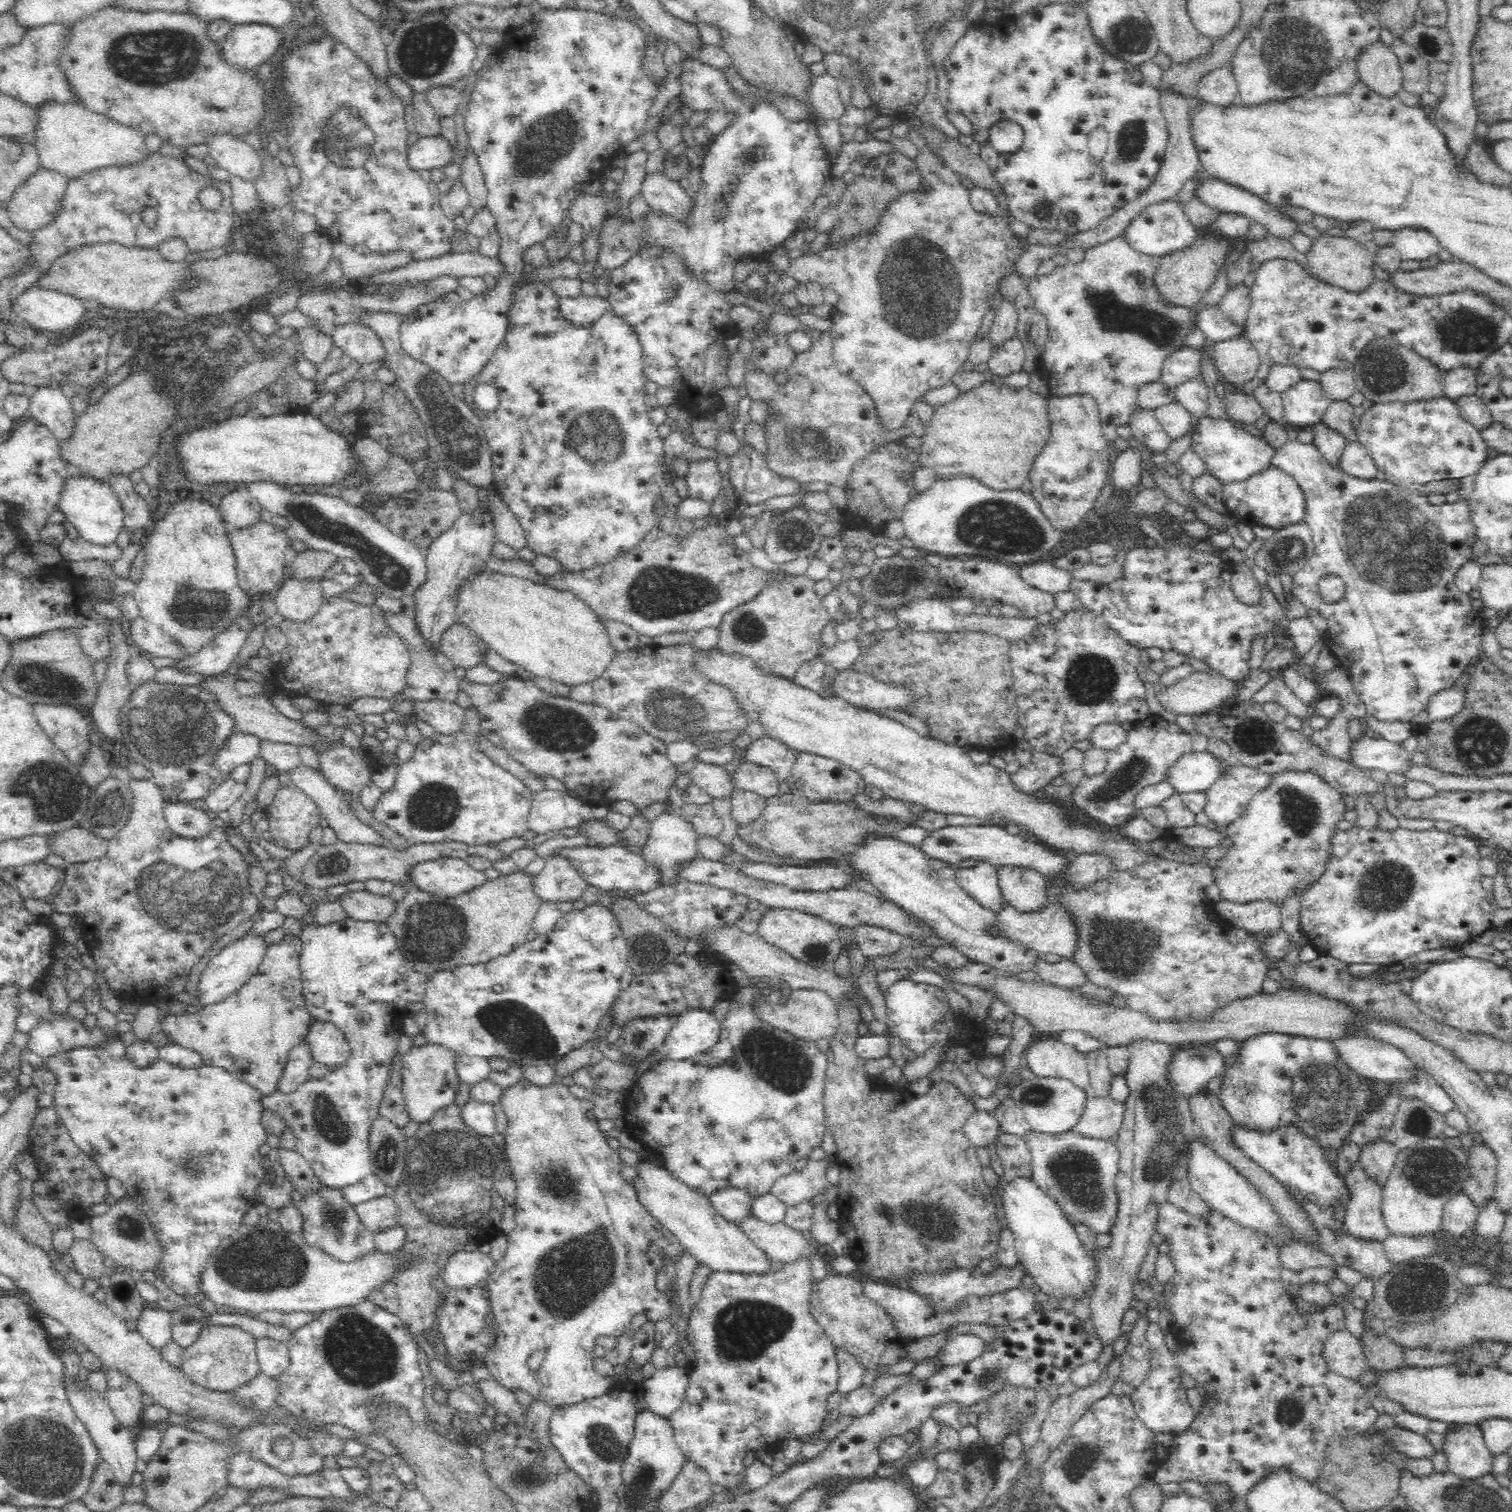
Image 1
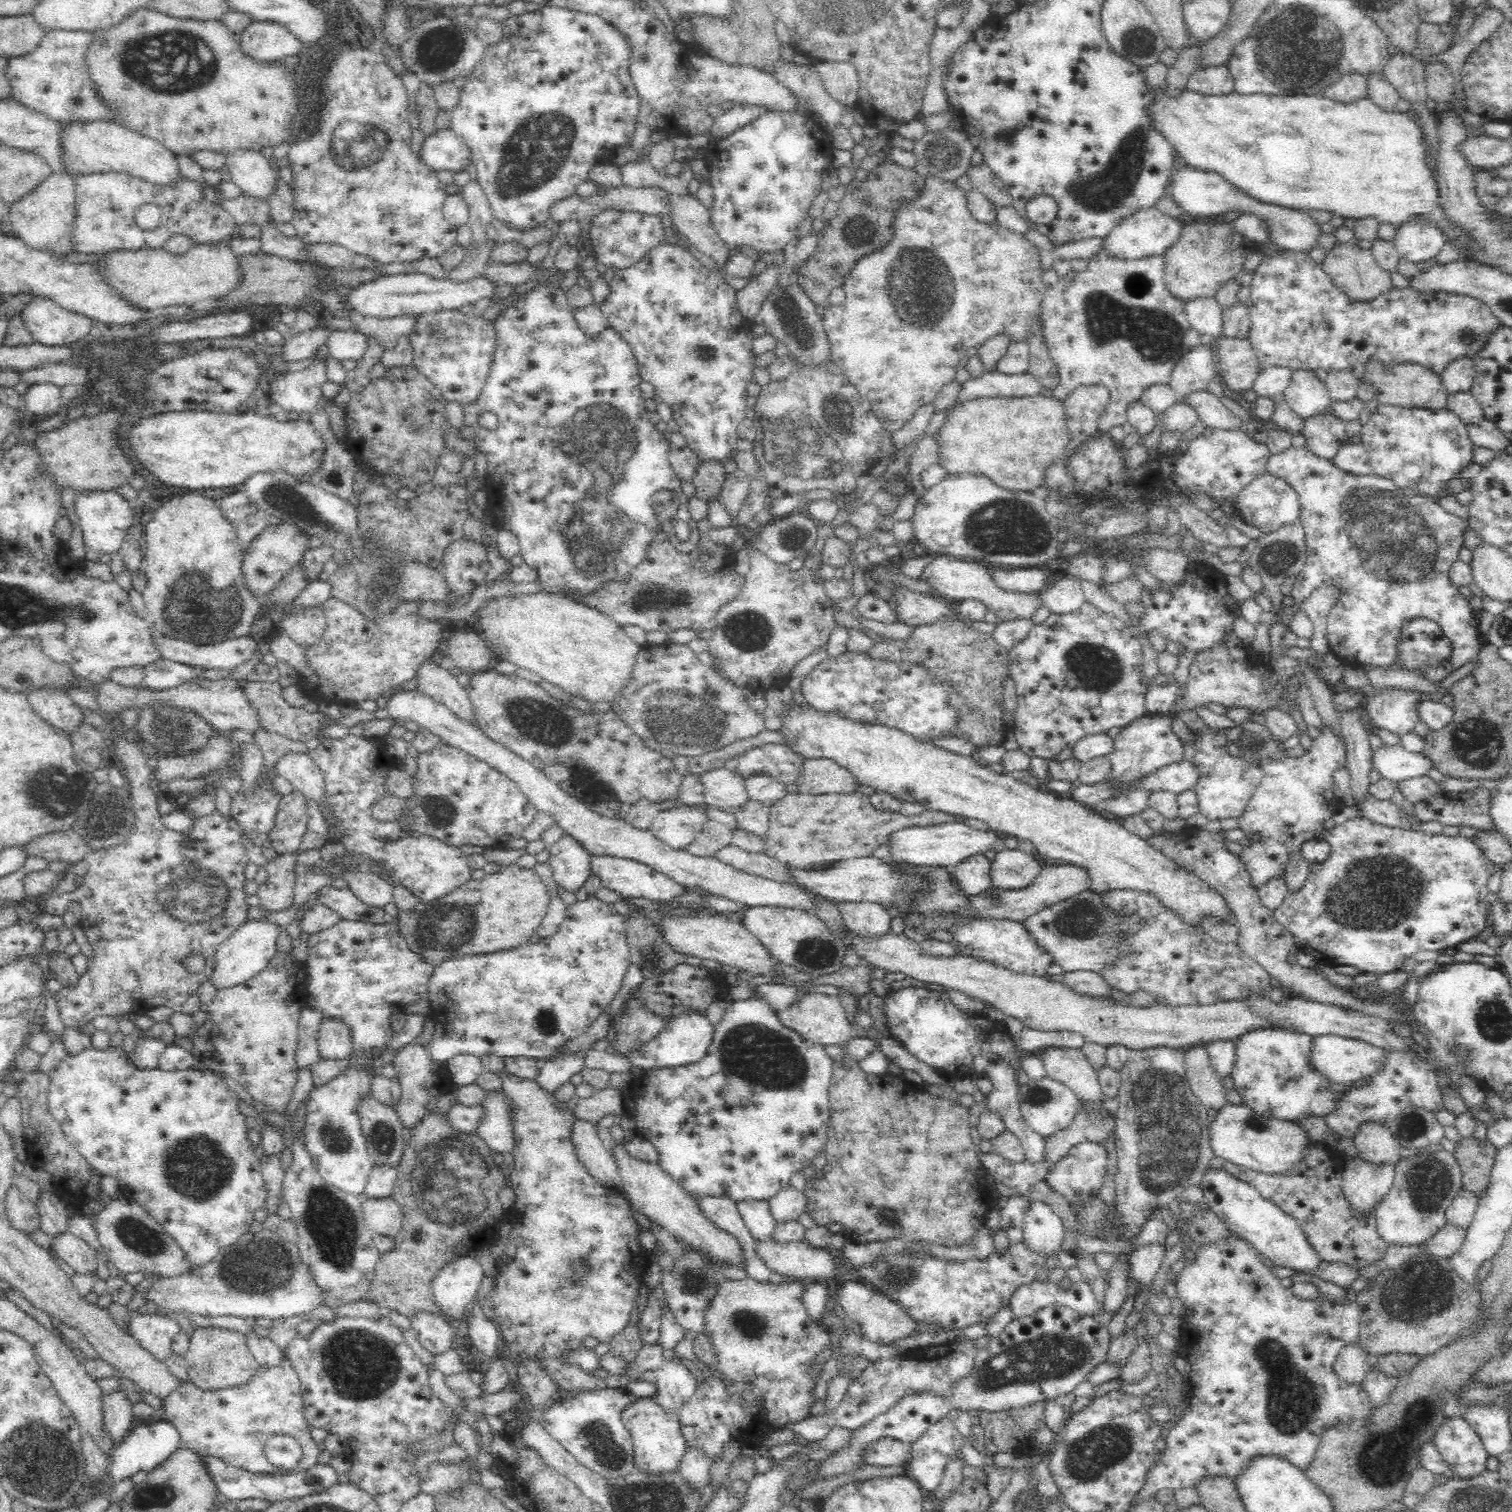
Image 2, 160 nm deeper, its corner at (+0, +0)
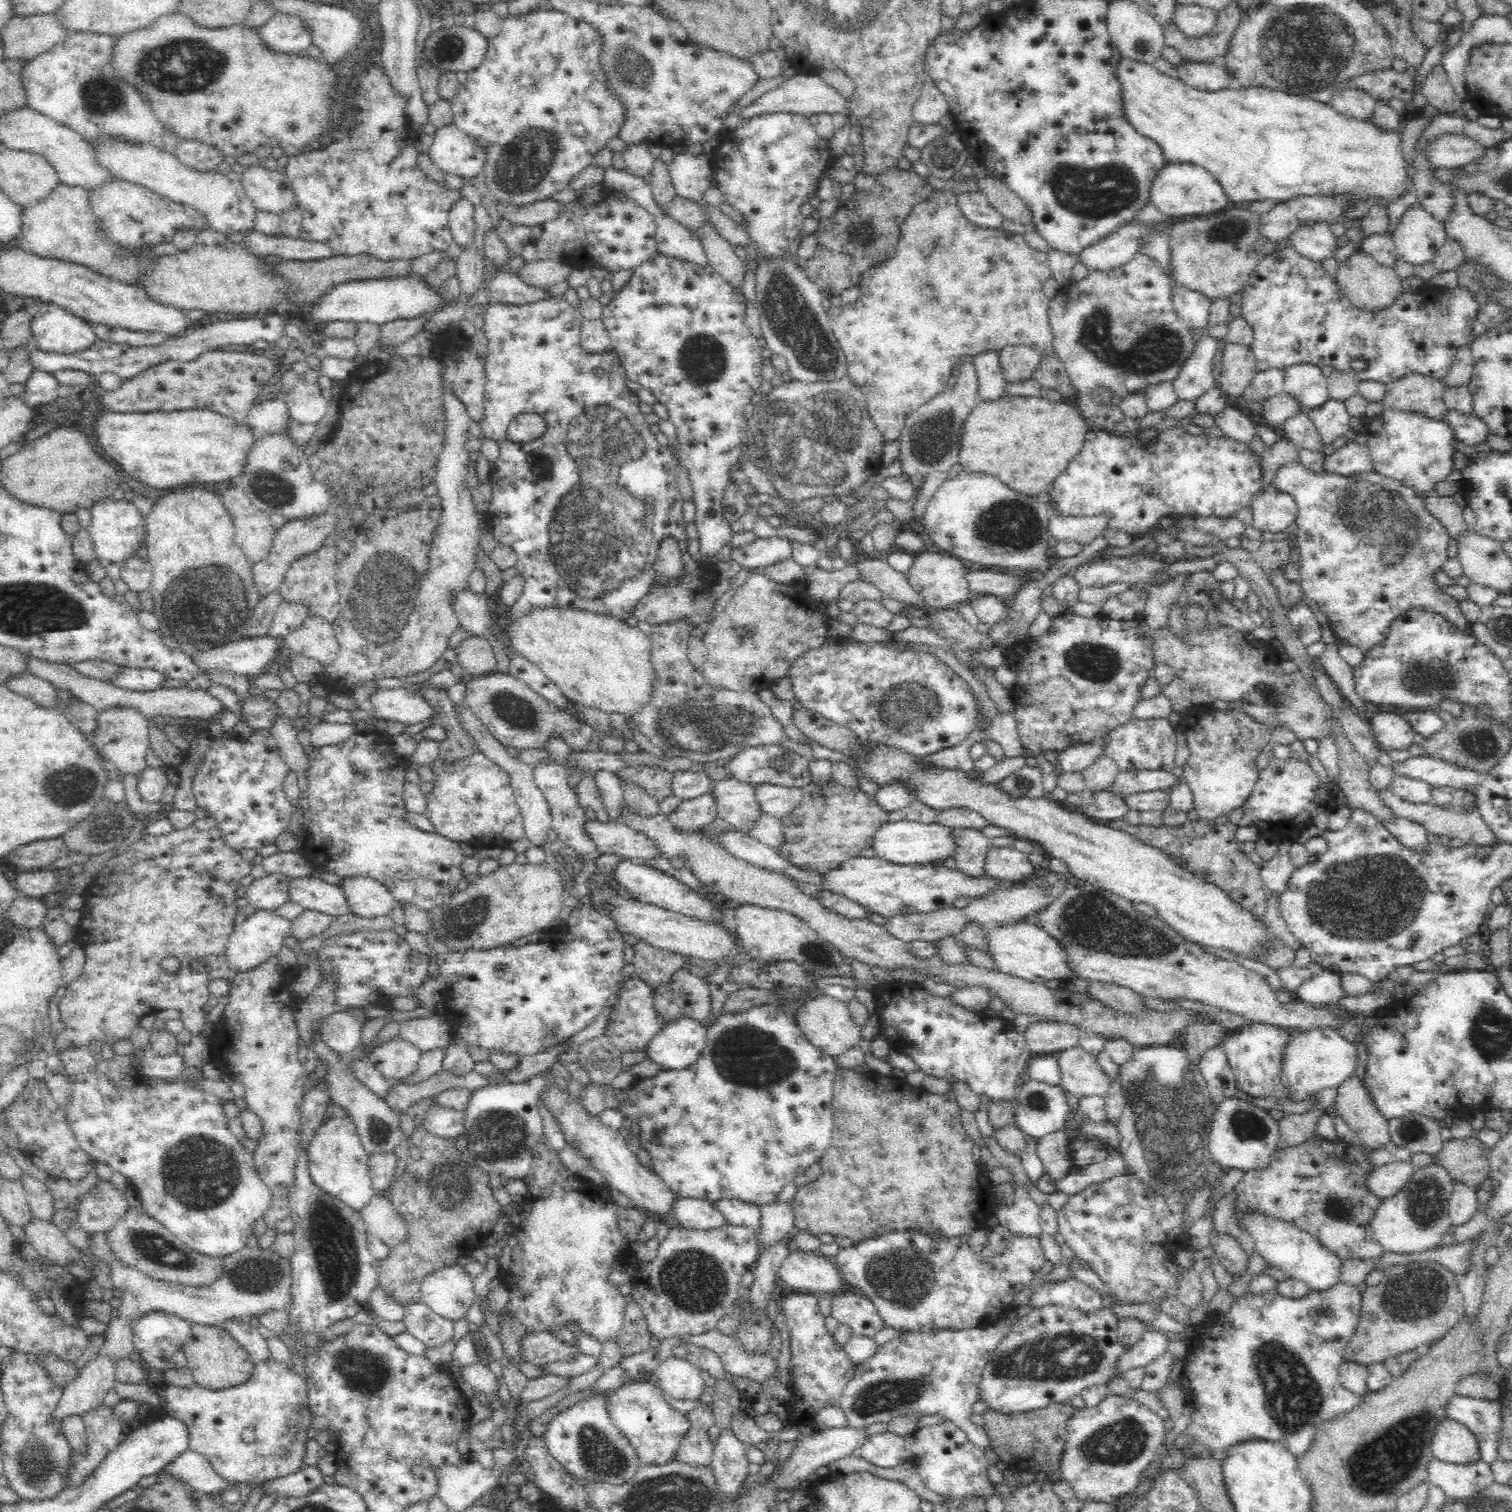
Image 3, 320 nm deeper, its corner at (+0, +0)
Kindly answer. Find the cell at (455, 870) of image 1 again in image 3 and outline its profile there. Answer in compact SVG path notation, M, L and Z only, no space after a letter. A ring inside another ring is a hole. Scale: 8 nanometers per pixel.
M356 732L340 744L315 747L309 754L308 788L310 824L302 848L313 869L321 869L344 878L350 875L372 877L390 889L394 900L412 903L427 911L451 899L462 872L462 854L459 843L444 836L425 832L406 820L406 808L401 795L409 764L391 749L391 738L383 732Z

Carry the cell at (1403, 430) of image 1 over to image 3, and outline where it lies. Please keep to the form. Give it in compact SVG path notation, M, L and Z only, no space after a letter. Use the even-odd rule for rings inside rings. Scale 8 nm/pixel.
M1383 409L1382 413L1376 418L1373 418L1369 426L1371 432L1368 435L1367 448L1369 449L1370 461L1373 467L1372 472L1376 472L1378 475L1386 476L1387 478L1396 480L1398 483L1406 487L1411 487L1415 492L1420 490L1420 495L1432 494L1432 490L1435 490L1436 484L1446 479L1450 479L1455 476L1454 469L1454 452L1456 452L1456 435L1454 435L1454 429L1450 427L1450 423L1446 421L1446 417L1440 419L1434 419L1429 416L1424 416L1422 413L1417 412L1406 412L1402 409Z

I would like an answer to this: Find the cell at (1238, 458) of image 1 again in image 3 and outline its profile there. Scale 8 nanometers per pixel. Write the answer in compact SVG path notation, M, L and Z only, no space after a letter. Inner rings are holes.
M1175 425L1164 428L1157 435L1149 435L1146 441L1140 441L1138 435L1139 432L1116 436L1110 431L1086 431L1080 452L1048 489L1052 502L1058 504L1067 516L1110 514L1108 526L1137 537L1158 527L1163 517L1171 515L1234 517L1240 509L1249 506L1254 494L1263 486L1261 456L1246 441L1224 436L1190 435Z

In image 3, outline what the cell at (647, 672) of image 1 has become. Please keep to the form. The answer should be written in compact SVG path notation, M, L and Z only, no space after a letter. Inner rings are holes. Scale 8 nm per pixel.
M666 622L652 628L649 663L654 679L651 680L649 699L627 717L632 726L664 753L672 757L684 756L694 762L725 759L736 755L743 748L759 744L777 744L780 739L786 738L785 728L772 716L769 706L760 700L758 693L736 692L726 687L716 688L703 678L701 668L696 669L689 659L690 632L694 628L685 622Z

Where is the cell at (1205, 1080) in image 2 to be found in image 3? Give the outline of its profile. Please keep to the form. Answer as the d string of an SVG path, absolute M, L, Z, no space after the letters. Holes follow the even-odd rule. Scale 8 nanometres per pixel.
M1208 1018L1210 1024L1194 1024L1186 1030L1186 1036L1182 1041L1182 1048L1187 1054L1190 1065L1198 1067L1202 1061L1202 1054L1212 1045L1221 1043L1223 1038L1229 1033L1217 1022Z

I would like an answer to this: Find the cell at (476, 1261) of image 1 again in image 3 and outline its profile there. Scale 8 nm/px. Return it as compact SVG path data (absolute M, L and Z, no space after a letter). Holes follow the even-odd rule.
M455 1263L432 1271L421 1281L422 1298L430 1310L448 1320L464 1318L474 1302L472 1276L466 1266Z

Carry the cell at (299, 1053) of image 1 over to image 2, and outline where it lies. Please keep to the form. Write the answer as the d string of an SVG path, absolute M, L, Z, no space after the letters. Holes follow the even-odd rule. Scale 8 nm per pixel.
M307 1006L303 1009L298 1022L298 1038L295 1050L296 1069L298 1072L308 1069L312 1064L319 1062L321 1056L317 1047L317 1034L324 1020L320 1013Z

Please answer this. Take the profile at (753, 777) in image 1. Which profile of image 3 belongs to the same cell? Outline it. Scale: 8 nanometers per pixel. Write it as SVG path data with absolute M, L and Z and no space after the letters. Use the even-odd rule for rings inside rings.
M766 783L755 785L754 794L761 810L776 818L790 812L804 796L804 792L798 787Z

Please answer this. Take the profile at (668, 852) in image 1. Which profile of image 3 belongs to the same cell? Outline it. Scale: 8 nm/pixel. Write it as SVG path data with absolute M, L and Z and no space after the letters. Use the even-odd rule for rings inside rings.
M706 792L698 798L682 799L674 811L665 812L664 815L680 834L699 834L717 817L717 809L711 794Z

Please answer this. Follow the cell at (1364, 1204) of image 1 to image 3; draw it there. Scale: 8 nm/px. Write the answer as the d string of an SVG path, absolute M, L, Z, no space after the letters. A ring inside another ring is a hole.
M1404 1161L1388 1162L1381 1166L1371 1165L1360 1186L1369 1194L1385 1199L1394 1196L1409 1179L1414 1166Z

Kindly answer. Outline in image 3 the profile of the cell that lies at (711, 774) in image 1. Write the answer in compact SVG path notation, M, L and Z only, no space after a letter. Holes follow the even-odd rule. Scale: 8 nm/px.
M734 777L714 779L709 793L715 802L717 818L734 826L735 831L748 832L751 824L762 812L755 799L754 786Z

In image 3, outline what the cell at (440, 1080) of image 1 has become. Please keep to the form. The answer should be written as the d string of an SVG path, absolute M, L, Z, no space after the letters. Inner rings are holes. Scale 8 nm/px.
M395 1038L374 1046L368 1062L386 1079L408 1081L418 1071L420 1060L421 1050Z

